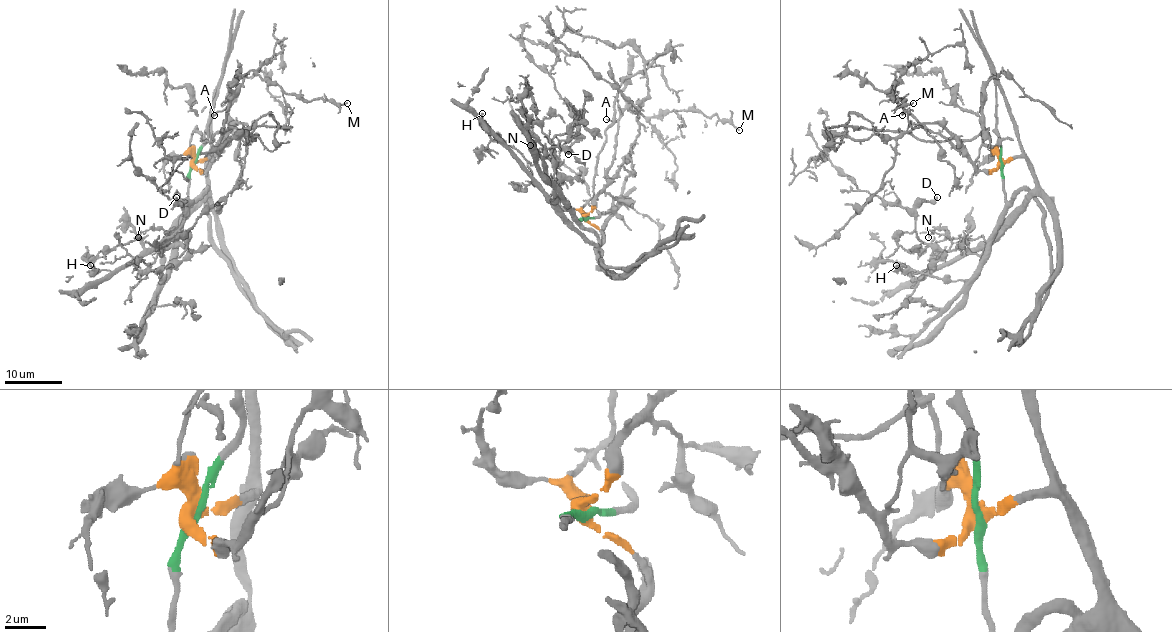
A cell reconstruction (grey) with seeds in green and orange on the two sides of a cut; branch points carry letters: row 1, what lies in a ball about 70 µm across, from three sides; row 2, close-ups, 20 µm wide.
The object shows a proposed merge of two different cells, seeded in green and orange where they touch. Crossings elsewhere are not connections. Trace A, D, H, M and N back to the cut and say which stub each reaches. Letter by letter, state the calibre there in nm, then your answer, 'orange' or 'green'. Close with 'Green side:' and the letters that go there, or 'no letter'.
A: 160 nm | orange
D: 280 nm | orange
H: 160 nm | orange
M: 150 nm | orange
N: 100 nm | green
Green side: N

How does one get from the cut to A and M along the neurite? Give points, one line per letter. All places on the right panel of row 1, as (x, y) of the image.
A: (1000, 162), (995, 169), (978, 169), (937, 133), (926, 130), (904, 110), (902, 115)
M: (1000, 162), (995, 169), (978, 169), (937, 133), (926, 130), (892, 94), (899, 70), (893, 97), (913, 103)

